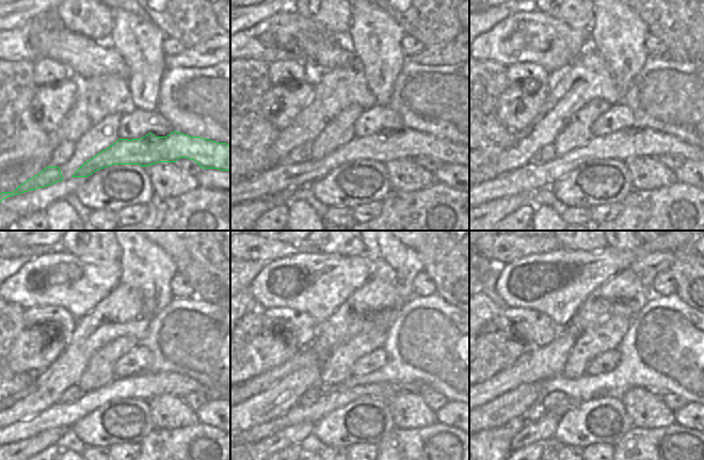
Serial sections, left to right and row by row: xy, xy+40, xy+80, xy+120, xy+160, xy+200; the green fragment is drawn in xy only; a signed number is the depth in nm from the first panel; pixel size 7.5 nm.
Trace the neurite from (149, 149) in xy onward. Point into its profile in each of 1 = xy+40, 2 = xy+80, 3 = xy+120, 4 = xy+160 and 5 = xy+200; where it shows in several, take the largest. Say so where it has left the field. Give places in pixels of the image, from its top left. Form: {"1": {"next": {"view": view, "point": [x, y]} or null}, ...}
{"1": {"next": {"view": "xy+40", "point": [384, 147]}}, "2": {"next": {"view": "xy+80", "point": [634, 142]}}, "3": {"next": {"view": "xy+120", "point": [145, 385]}}, "4": {"next": {"view": "xy+160", "point": [334, 398]}}, "5": {"next": {"view": "xy+200", "point": [537, 412]}}}

